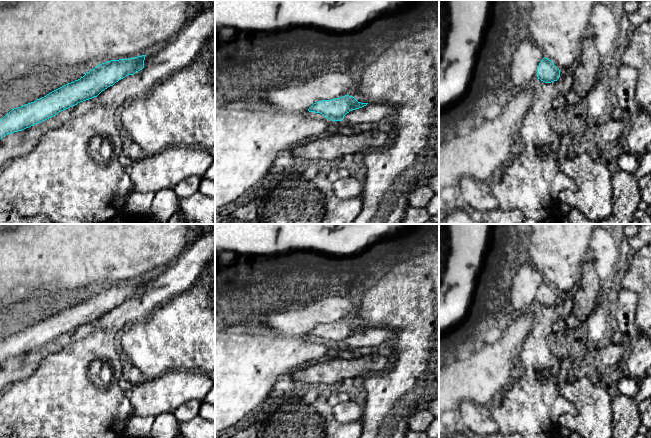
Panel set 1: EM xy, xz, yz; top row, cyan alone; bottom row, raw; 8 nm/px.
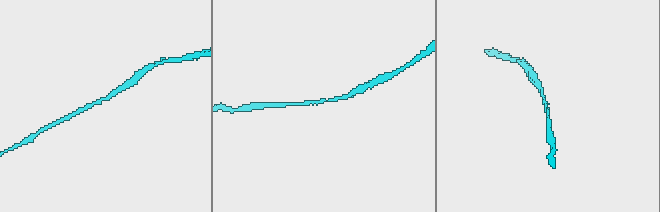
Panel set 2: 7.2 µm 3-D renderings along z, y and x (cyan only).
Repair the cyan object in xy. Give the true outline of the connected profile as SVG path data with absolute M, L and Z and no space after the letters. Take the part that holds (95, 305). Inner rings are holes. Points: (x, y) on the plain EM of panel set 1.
M145 280L107 285L86 296L80 303L34 326L12 333L0 343L0 363L41 347L80 326L97 321L119 304L142 294Z

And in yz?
M544 281L537 292L537 301L545 307L551 307L559 303L560 294L551 284Z

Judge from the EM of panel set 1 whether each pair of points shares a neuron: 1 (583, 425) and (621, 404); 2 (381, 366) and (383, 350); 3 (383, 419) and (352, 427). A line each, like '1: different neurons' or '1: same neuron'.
1: different neurons
2: different neurons
3: different neurons

